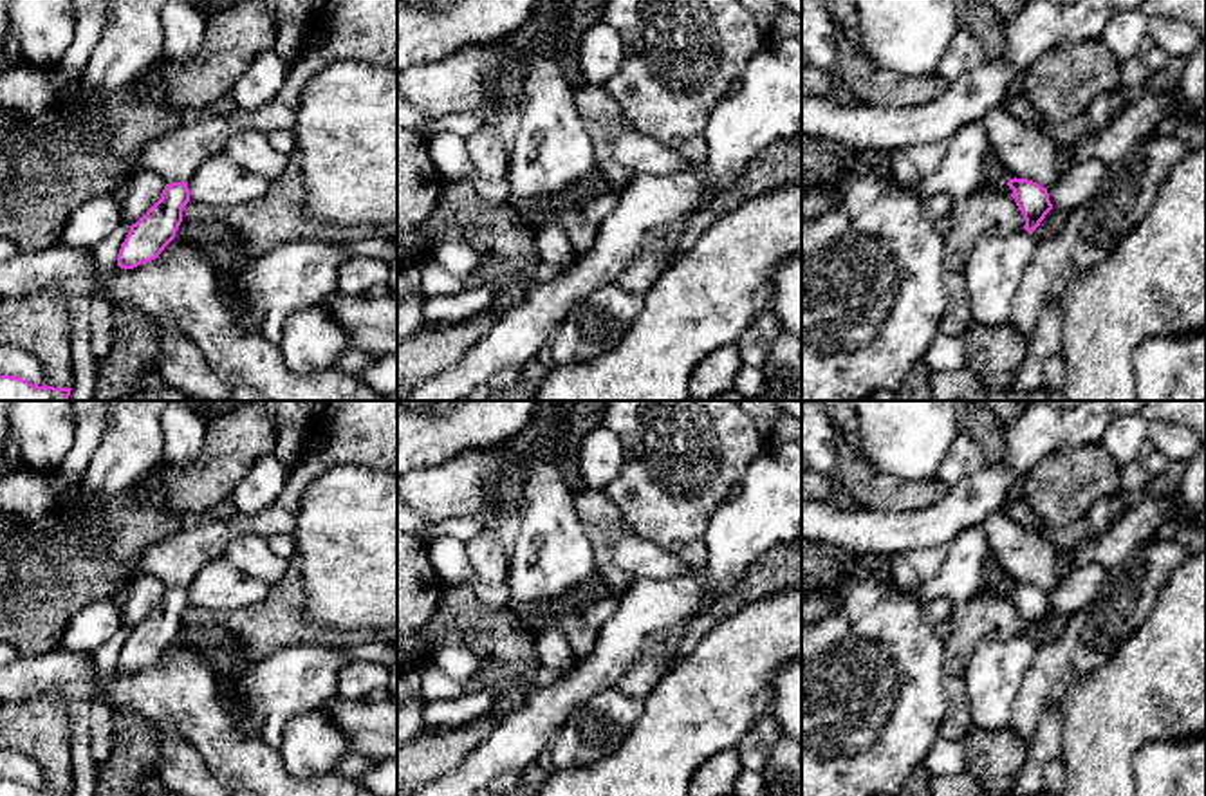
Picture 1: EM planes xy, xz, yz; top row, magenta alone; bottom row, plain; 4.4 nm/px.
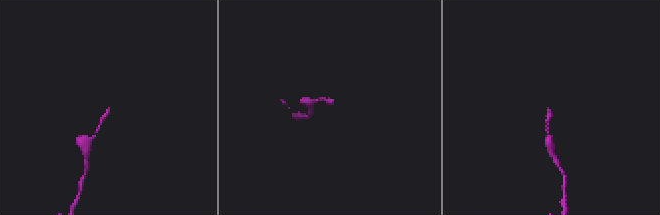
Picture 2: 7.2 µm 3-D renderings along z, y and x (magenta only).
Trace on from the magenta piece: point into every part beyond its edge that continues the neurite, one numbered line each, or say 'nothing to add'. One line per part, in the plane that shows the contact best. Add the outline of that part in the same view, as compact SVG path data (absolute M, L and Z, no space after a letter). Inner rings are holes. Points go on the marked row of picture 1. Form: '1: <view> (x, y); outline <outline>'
nothing to add

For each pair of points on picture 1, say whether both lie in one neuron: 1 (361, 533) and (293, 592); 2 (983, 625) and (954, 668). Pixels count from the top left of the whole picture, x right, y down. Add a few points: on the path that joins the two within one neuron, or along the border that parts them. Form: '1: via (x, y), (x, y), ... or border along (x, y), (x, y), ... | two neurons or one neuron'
1: border along (295, 556), (302, 567), (304, 616), (313, 625) | two neurons
2: via (972, 636), (957, 650), (955, 657) | one neuron

